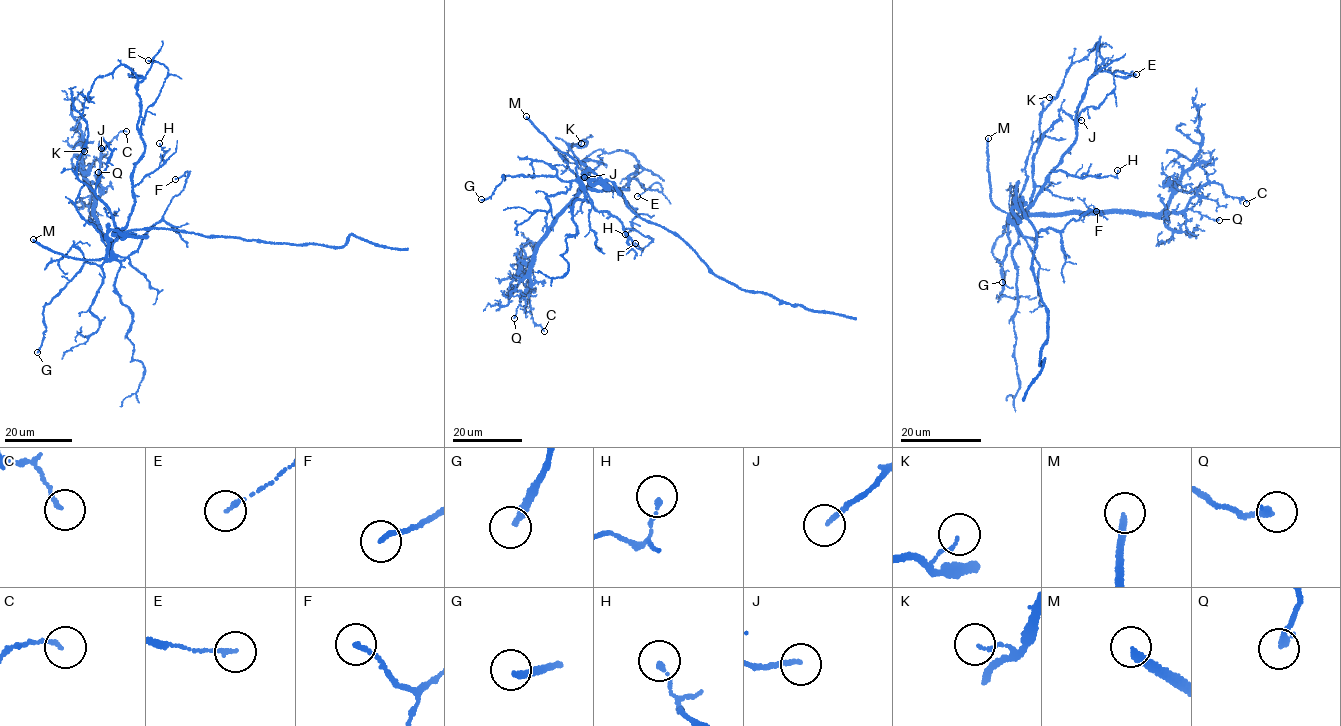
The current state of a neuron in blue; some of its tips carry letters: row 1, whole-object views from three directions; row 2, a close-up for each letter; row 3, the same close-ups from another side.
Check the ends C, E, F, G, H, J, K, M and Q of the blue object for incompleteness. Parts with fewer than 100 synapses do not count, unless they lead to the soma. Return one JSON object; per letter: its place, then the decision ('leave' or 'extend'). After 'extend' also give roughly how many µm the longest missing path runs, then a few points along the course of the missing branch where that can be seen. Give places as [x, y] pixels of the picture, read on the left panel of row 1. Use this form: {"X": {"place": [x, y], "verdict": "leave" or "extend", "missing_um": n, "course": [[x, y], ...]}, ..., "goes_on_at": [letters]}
{"C": {"place": [126, 131], "verdict": "leave"}, "E": {"place": [148, 60], "verdict": "leave"}, "F": {"place": [175, 179], "verdict": "leave"}, "G": {"place": [37, 352], "verdict": "leave"}, "H": {"place": [159, 143], "verdict": "leave"}, "J": {"place": [101, 148], "verdict": "leave"}, "K": {"place": [84, 151], "verdict": "leave"}, "M": {"place": [33, 239], "verdict": "extend", "missing_um": 25, "course": [[33, 239], [5, 215], [3, 201]]}, "Q": {"place": [98, 172], "verdict": "leave"}, "goes_on_at": ["M"]}

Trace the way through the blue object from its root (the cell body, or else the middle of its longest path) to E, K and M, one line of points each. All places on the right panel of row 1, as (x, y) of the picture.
E: (1015, 196), (1010, 217), (1018, 221), (1073, 143), (1079, 113), (1099, 107), (1111, 93), (1115, 72), (1136, 74)
K: (1015, 196), (1010, 217), (1018, 221), (1026, 214), (1033, 190), (1040, 113), (1054, 98), (1049, 97)
M: (1015, 196), (1014, 210), (1009, 213), (997, 209), (992, 202), (988, 138)

